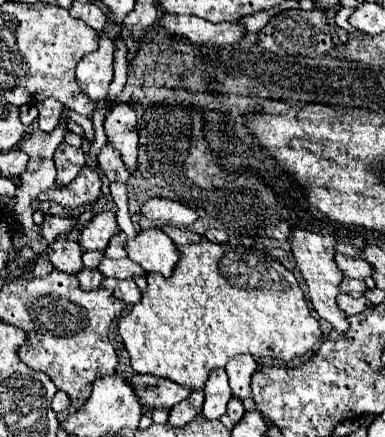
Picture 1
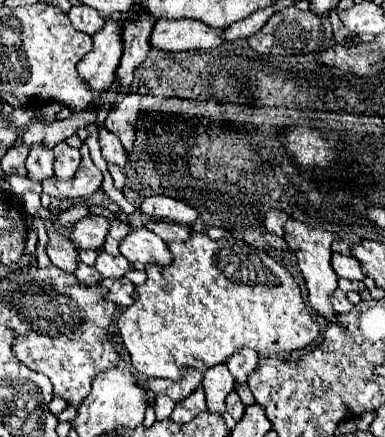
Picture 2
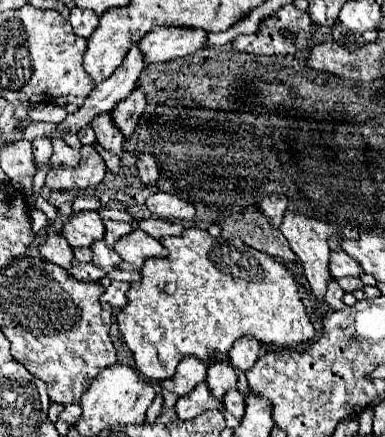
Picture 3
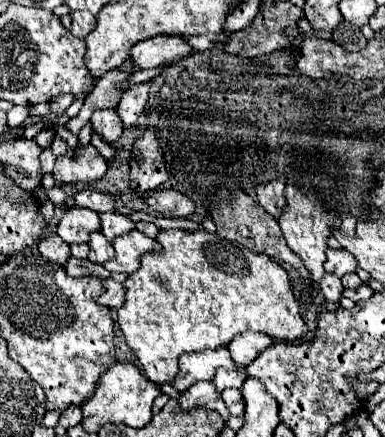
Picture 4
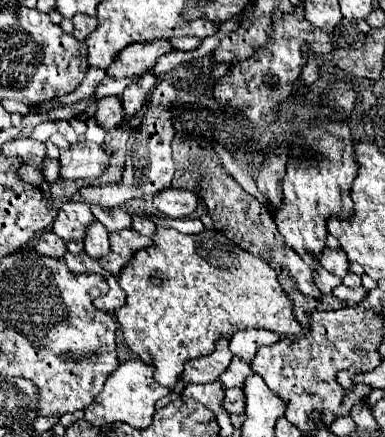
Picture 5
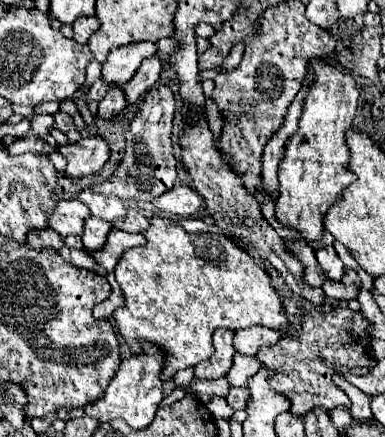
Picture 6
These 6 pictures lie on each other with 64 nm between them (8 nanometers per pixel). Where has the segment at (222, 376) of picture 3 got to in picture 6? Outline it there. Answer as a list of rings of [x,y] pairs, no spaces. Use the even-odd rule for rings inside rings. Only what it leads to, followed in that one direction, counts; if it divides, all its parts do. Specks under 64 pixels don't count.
[[[234,354],[234,364],[230,368],[230,372],[226,374],[232,386],[240,386],[244,388],[248,378],[254,376],[260,370],[260,360],[256,360],[256,356],[244,356],[244,354]]]

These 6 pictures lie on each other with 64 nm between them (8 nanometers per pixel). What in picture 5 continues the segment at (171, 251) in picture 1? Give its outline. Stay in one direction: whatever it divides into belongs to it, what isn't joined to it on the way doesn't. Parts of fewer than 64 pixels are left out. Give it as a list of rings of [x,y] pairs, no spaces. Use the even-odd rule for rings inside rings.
[[[120,230],[120,232],[112,232],[110,234],[110,248],[112,254],[110,256],[102,256],[98,262],[100,266],[104,266],[110,274],[120,274],[120,270],[128,264],[128,260],[132,258],[132,254],[140,248],[152,246],[152,240],[148,236],[142,236],[134,230]]]

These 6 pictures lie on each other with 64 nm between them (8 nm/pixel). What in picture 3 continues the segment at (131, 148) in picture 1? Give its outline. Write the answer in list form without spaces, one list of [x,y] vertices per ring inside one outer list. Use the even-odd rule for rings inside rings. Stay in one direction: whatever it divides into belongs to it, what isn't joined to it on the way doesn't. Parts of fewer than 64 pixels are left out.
[[[134,90],[126,100],[116,104],[116,108],[112,110],[112,120],[124,136],[130,136],[134,132],[140,116],[144,114],[144,106],[146,106],[146,96],[142,90]]]

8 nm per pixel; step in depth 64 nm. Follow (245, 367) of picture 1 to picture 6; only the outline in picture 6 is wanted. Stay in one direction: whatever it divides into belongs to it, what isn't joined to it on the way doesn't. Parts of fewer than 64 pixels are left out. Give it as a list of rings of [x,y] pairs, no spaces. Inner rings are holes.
[[[252,326],[252,328],[244,328],[244,330],[236,332],[236,336],[234,336],[234,348],[236,348],[236,352],[254,356],[260,350],[260,346],[272,346],[280,338],[282,338],[280,330]]]

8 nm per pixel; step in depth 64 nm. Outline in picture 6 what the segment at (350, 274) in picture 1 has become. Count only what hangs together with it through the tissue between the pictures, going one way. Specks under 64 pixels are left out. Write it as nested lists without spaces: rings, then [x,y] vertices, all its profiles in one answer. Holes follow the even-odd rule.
[[[332,246],[316,250],[316,260],[318,260],[320,268],[324,270],[324,276],[328,276],[334,282],[338,282],[342,278],[344,264],[340,262],[340,258],[338,258],[338,254],[336,254],[336,250]]]

